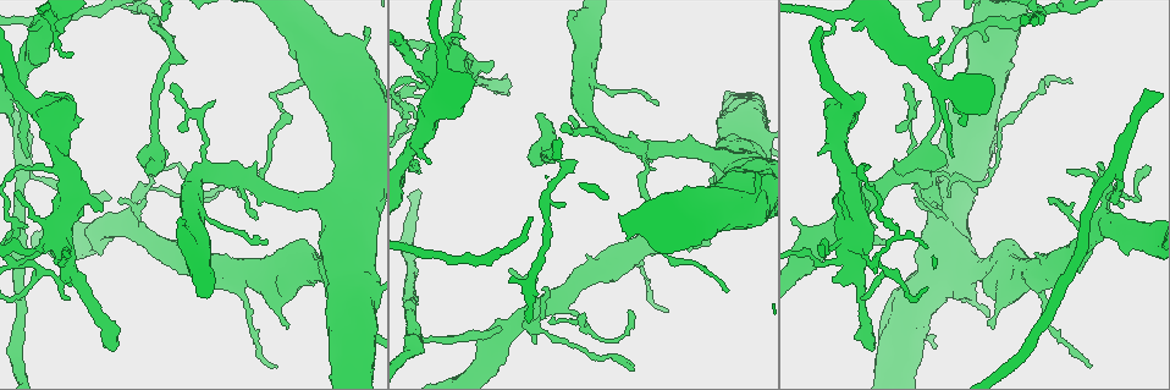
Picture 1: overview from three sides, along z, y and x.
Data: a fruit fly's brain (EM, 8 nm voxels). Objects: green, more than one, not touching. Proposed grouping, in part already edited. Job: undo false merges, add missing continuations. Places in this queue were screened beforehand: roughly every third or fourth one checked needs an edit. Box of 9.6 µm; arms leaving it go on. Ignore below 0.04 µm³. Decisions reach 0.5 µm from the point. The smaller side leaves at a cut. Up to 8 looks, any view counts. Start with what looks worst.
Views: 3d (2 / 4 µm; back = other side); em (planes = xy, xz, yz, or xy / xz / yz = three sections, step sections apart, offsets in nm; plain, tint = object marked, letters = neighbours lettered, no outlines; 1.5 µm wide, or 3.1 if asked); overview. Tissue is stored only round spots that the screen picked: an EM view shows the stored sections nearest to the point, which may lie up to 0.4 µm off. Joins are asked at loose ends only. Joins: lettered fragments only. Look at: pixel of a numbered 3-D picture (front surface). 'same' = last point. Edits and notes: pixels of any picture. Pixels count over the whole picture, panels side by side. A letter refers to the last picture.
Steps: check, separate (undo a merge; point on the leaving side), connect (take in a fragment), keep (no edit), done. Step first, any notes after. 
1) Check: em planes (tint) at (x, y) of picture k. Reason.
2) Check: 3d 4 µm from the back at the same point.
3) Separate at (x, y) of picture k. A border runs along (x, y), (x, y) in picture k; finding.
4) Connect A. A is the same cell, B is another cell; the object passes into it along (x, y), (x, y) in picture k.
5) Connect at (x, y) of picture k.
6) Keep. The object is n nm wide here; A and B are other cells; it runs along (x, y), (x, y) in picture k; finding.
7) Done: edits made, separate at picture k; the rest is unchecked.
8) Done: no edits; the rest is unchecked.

Check: em planes (plain) at (277, 366) of picture 1. Tapers out.

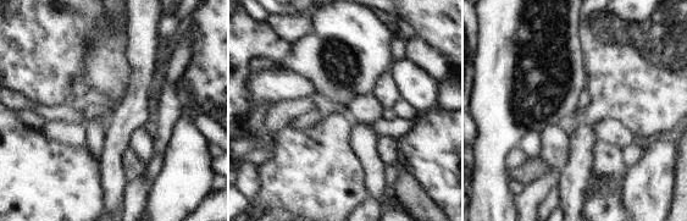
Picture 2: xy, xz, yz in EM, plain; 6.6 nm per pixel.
Check: em planes (letters) at the same point. What lies round it.

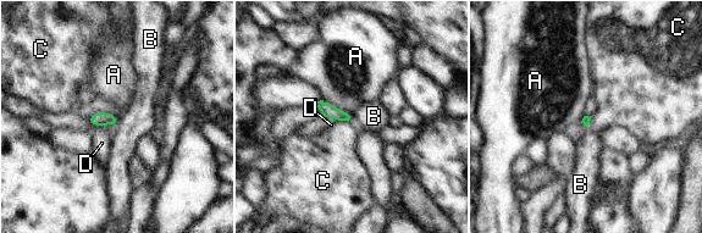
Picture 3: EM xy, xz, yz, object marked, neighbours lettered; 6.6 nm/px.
Keep. The longest contact is with A, 220 nm; A, B, C and D are other cells; a border runs along (120, 118), (115, 125) in picture 3; none of them fits.

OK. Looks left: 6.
Check: 3d 4 µm at (895, 170) of picture 1. Free end.

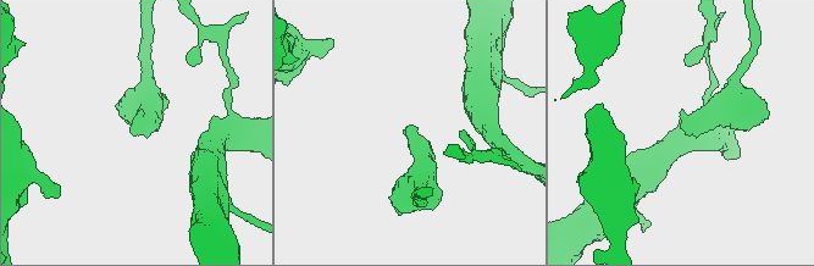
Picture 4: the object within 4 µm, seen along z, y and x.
Check: em planes (tint) at (132, 129) of picture 4. Shape alone is not enough.

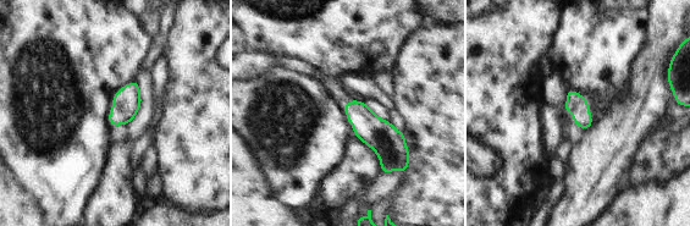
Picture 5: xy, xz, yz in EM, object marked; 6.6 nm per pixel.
Check: em planes (letters) at the same point.

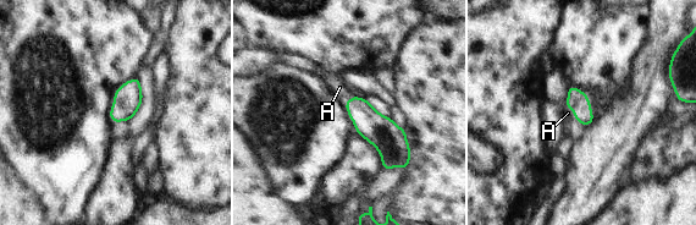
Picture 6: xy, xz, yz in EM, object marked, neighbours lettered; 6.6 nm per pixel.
Connect A. A is the same cell; the object passes into it along (576, 100), (573, 111), (568, 113) in picture 6; the cell continues.

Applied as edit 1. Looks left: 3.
Check: em xy step 4 (tint) at (249, 179) of picture 1. Side arm on a straight run.

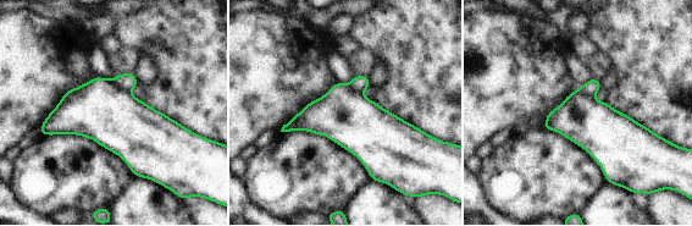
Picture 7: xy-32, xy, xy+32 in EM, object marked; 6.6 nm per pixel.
Check: em xz step 8 (letters) at the same point.

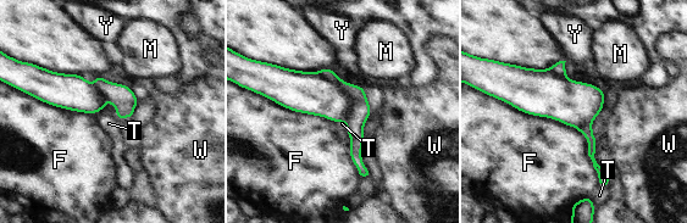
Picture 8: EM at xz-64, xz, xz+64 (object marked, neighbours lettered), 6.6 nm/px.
Separate at (360, 113) of picture 8. F, M, T, W and Y are other cells; the part that leaves runs along (325, 71), (358, 98), (356, 160), (364, 172) in picture 8; a second cell is stuck on.

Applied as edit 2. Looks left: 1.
Done: edits made, connect at picture 6, separate at picture 8; the rest is unchecked.

